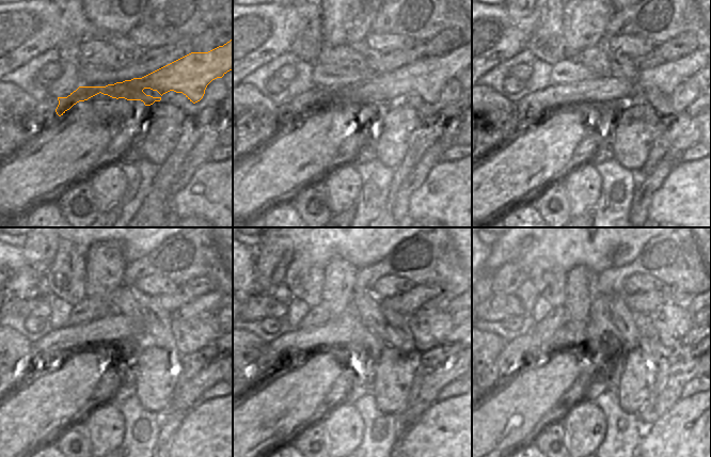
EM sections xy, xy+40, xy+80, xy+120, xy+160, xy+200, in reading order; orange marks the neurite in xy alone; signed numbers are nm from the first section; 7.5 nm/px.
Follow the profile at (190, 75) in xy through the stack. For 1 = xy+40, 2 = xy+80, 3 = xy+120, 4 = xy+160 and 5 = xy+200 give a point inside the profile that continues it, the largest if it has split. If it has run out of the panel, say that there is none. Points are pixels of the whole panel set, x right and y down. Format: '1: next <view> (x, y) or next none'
1: next xy+40 (426, 76)
2: next xy+80 (665, 77)
3: next xy+120 (101, 332)
4: next xy+160 (341, 331)
5: next xy+200 (512, 353)

